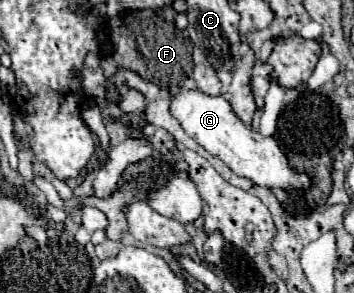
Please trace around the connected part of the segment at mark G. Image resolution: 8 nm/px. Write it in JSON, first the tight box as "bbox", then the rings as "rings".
{"bbox":[172,88,312,190],"rings":[[[176,88],[172,92],[172,116],[180,122],[180,126],[192,136],[204,150],[222,158],[238,176],[250,178],[258,186],[266,188],[280,188],[280,190],[308,190],[312,178],[304,172],[298,172],[290,166],[284,150],[278,146],[274,136],[262,136],[248,128],[240,118],[236,118],[232,106],[222,100],[208,96],[200,90]]]}

